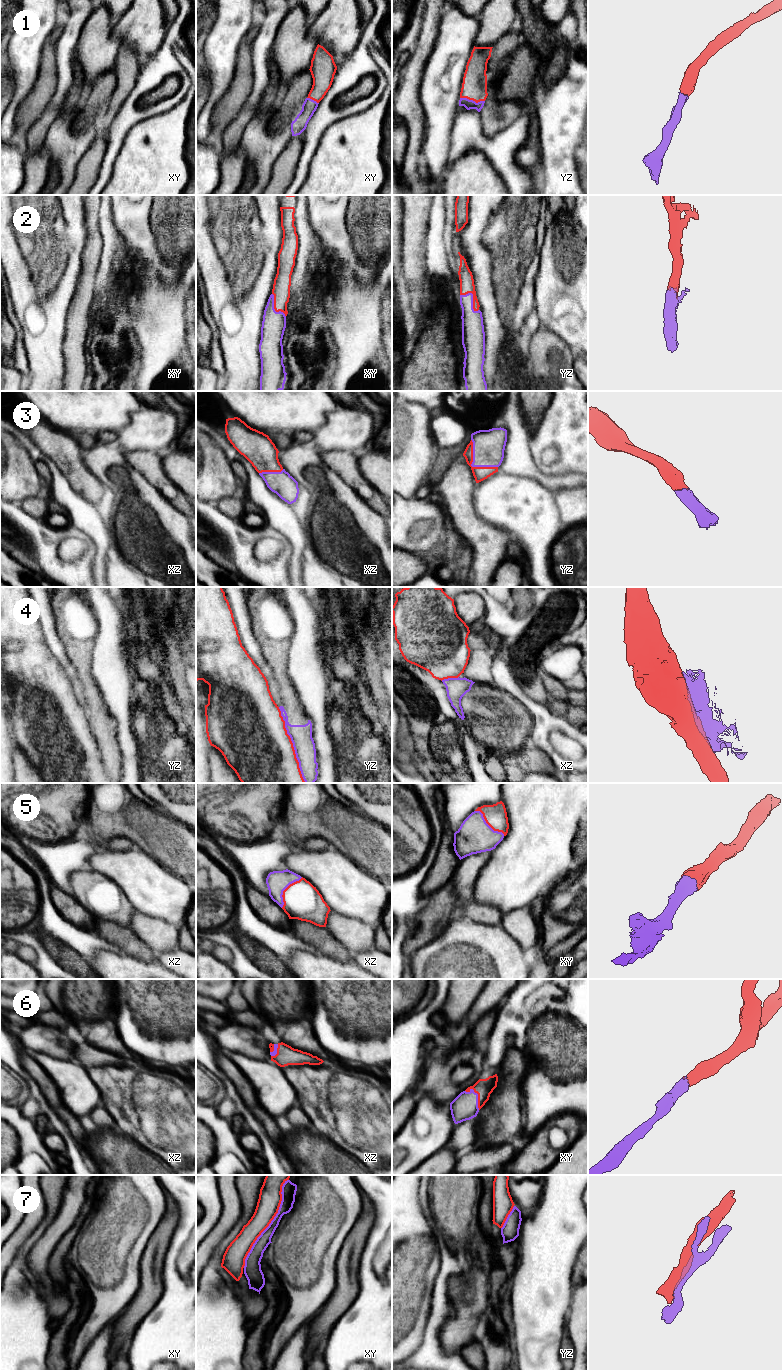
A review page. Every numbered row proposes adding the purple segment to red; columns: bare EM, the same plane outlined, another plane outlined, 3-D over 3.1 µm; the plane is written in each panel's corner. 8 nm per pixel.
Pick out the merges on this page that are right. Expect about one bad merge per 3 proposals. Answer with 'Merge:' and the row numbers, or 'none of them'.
Merge: 1, 2, 3, 5, 6

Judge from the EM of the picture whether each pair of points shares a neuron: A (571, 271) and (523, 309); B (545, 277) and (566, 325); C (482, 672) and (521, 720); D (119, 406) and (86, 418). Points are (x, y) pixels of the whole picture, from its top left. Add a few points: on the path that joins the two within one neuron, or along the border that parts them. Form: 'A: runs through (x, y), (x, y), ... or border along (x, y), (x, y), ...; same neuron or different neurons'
A: border along (535, 276), (534, 308); different neurons
B: runs through (557, 289), (566, 298), (566, 313); same neuron
C: border along (475, 681), (491, 685); different neurons
D: runs through (111, 406), (98, 406), (94, 410); same neuron

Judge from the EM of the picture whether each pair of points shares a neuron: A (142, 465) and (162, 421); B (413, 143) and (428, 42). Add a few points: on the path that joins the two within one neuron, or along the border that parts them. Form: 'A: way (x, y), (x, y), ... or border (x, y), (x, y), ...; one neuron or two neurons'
A: border (126, 451), (154, 450), (161, 454); two neurons
B: way (413, 118), (411, 114), (411, 73), (414, 67); one neuron

